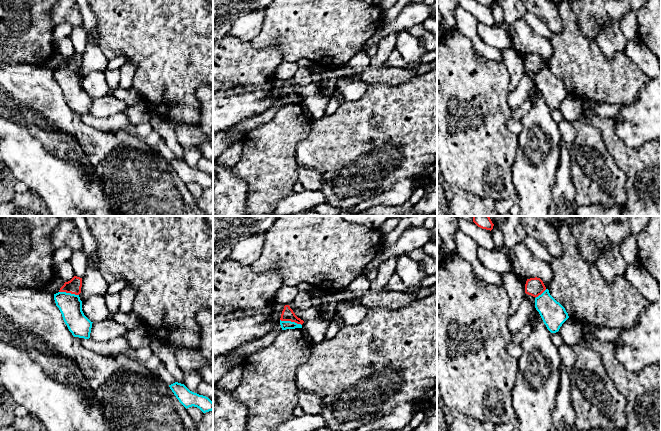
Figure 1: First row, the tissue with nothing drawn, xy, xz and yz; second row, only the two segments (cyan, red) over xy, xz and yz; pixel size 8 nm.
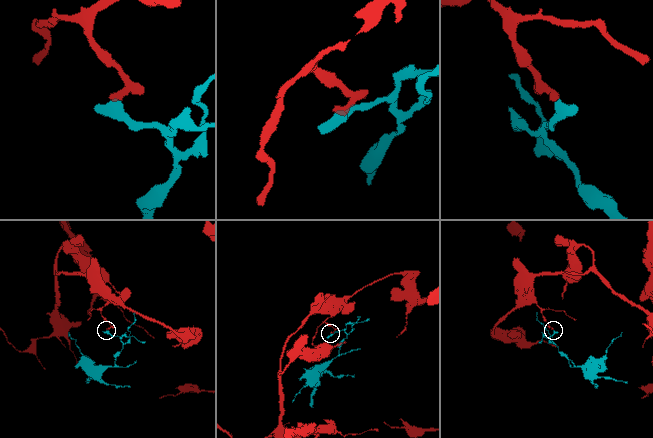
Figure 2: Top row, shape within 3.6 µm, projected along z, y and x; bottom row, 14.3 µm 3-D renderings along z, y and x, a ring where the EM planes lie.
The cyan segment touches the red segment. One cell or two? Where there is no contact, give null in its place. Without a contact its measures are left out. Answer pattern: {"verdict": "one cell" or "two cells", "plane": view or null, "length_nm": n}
{"verdict": "two cells", "plane": "xz", "length_nm": 180}

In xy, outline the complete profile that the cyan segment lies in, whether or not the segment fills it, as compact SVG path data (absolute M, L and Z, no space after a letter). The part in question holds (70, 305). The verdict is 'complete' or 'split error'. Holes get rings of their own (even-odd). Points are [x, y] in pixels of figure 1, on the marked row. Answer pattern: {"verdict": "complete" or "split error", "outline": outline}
{"verdict": "complete", "outline": "M58 292L54 294L54 300L72 335L89 339L93 322L84 315L79 295Z"}

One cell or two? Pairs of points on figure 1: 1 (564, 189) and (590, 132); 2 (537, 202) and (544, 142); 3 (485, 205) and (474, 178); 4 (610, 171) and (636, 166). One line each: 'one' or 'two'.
1: two
2: one
3: two
4: two

